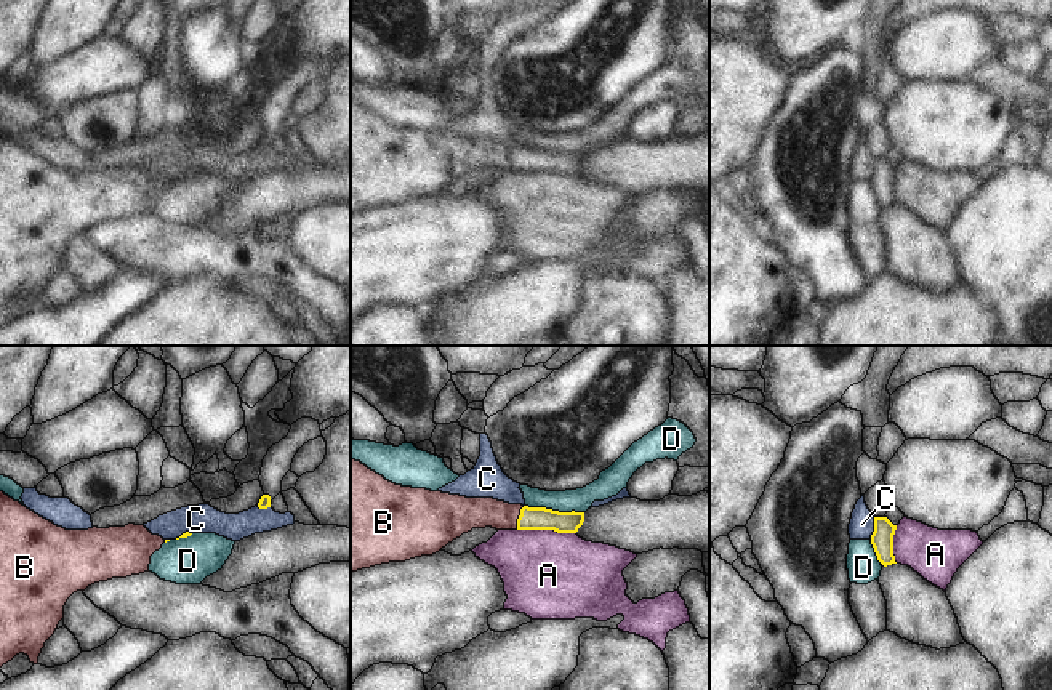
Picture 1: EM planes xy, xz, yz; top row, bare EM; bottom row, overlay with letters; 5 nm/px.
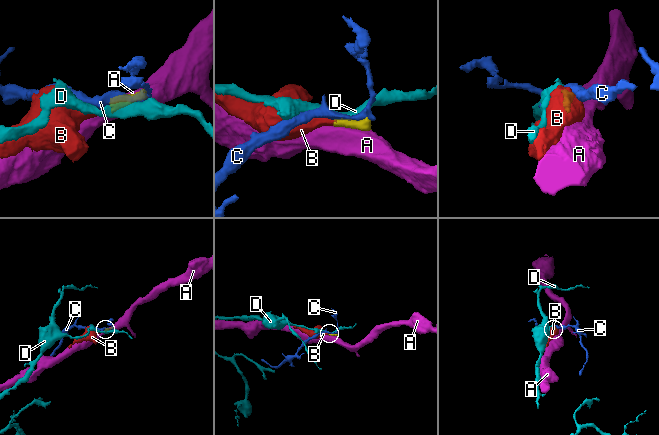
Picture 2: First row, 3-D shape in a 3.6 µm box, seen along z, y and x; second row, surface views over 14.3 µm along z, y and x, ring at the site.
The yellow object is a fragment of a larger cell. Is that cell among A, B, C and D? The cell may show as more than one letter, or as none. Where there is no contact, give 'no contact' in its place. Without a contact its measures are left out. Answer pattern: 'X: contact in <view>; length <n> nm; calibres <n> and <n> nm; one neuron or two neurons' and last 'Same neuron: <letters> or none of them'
A: contact in xz; length 300 nm; calibres 110 and 440 nm; two neurons
B: contact in xz; length 130 nm; calibres 110 and 160 nm; one neuron
C: contact in yz; length 110 nm; calibres 110 and 130 nm; two neurons
D: contact in xz; length 300 nm; calibres 110 and 120 nm; two neurons
Same neuron: B

